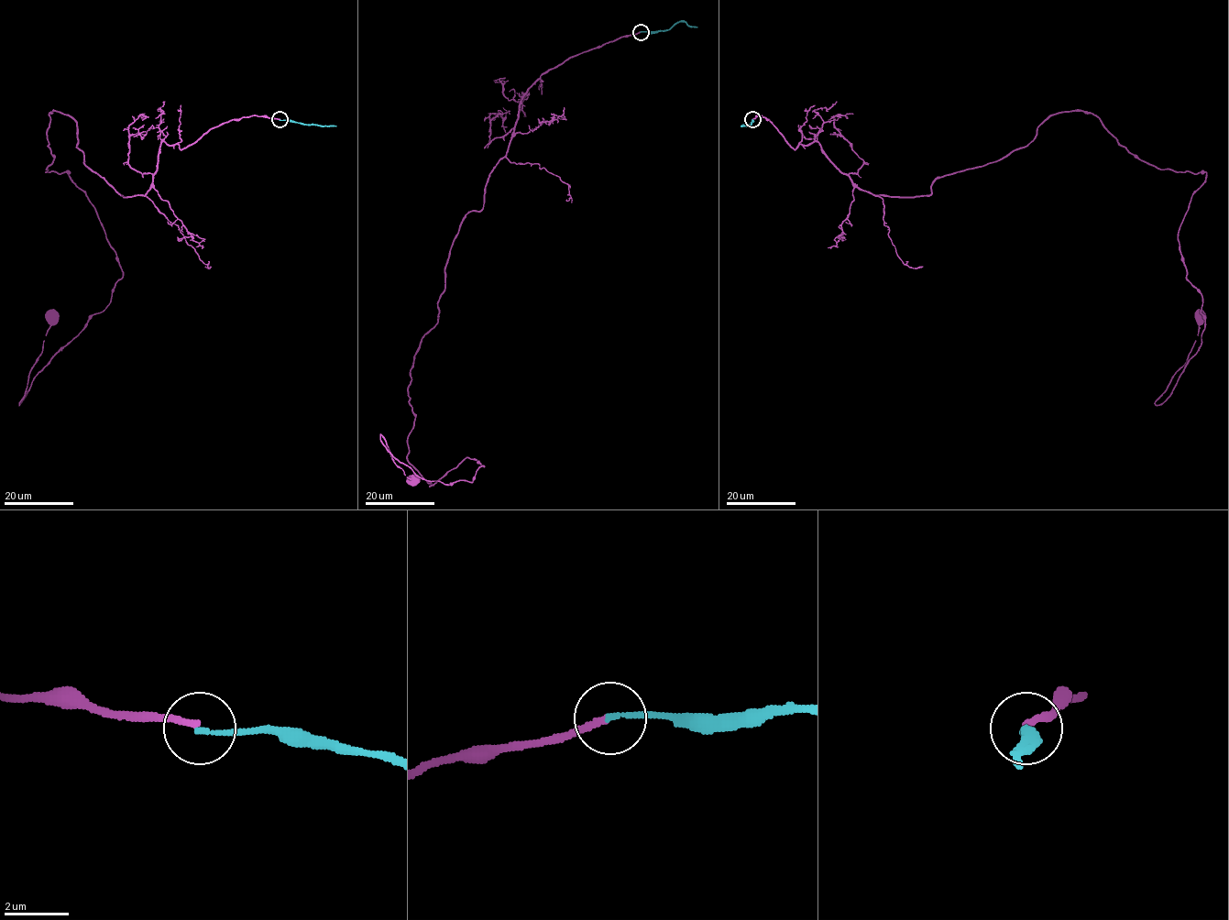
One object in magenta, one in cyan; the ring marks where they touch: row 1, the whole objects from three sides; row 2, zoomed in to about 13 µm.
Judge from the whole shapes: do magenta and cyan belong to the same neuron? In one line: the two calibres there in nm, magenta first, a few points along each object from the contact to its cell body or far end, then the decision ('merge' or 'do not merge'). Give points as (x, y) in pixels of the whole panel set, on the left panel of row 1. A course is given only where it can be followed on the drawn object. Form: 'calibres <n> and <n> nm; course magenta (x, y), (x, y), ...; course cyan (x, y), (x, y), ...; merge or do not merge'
calibres 190 and 150 nm; course magenta (279, 119), (162, 141), (124, 197), (51, 112), (46, 171), (70, 171), (123, 276), (19, 404), (52, 317); course cyan (279, 119), (336, 126); do not merge

